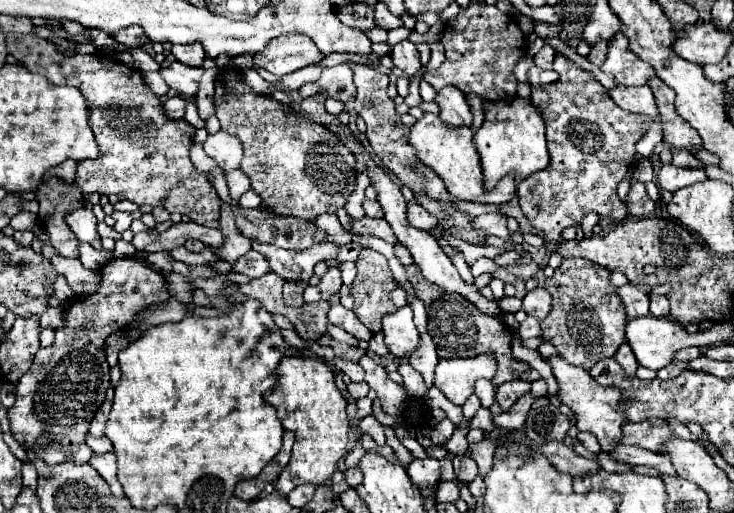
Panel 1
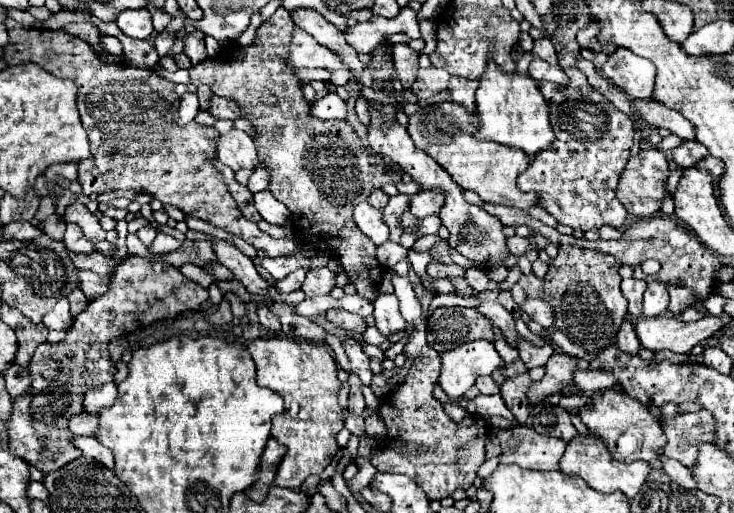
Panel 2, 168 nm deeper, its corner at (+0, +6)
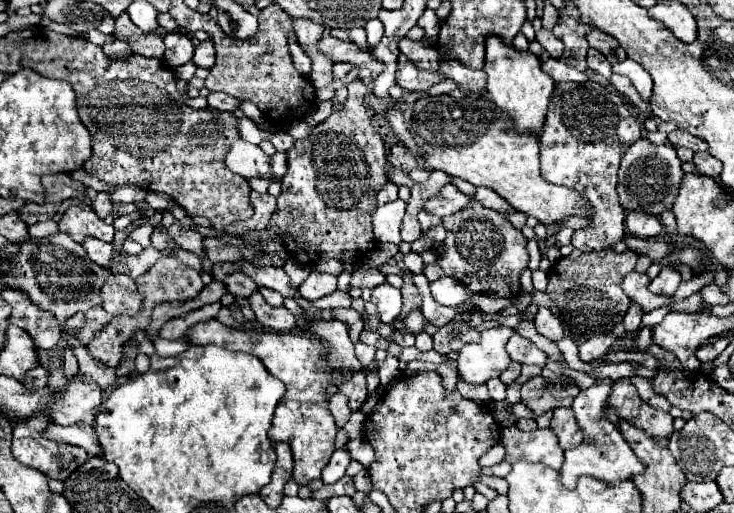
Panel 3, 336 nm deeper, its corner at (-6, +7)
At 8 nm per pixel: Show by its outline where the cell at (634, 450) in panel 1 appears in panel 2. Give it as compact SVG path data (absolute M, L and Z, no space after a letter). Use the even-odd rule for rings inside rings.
M666 458L664 470L666 470L666 474L672 478L672 482L676 482L678 486L682 486L682 488L686 488L686 490L694 490L694 488L696 488L690 470L688 470L686 466L682 466L678 460Z

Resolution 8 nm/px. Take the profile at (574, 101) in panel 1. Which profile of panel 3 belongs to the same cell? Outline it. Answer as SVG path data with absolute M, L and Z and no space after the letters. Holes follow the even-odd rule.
M558 83L550 97L546 123L540 135L542 177L554 185L572 187L594 207L590 229L574 231L572 245L580 251L608 249L624 239L626 211L618 203L616 181L622 153L642 137L640 123L628 111L622 95L612 85Z

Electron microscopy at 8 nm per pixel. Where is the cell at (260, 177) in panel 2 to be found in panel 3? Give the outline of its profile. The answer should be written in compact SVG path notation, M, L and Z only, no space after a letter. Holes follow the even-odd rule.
M274 153L272 155L272 171L278 179L284 177L284 173L286 173L286 153Z

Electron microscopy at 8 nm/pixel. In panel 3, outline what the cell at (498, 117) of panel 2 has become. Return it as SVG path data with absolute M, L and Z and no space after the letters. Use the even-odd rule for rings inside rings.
M496 35L488 37L488 41L486 41L484 71L488 75L488 85L486 85L488 97L512 117L518 133L540 135L542 125L544 125L550 95L554 91L554 81L550 79L550 75L546 75L540 69L540 65L542 63L534 53L518 51L518 49L514 49L514 45L506 45L504 41L500 41L500 37L496 37Z

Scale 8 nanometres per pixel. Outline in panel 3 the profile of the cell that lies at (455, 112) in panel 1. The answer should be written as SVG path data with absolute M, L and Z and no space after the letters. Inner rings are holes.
M404 37L404 41L400 41L400 51L420 69L430 69L430 71L440 69L438 51L432 45L426 45L424 41L412 41Z

